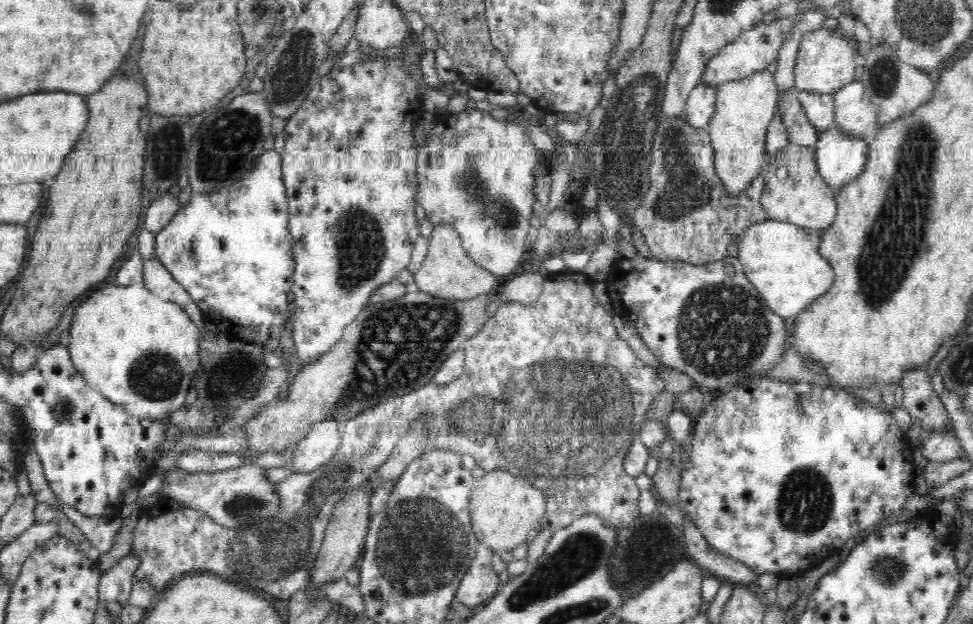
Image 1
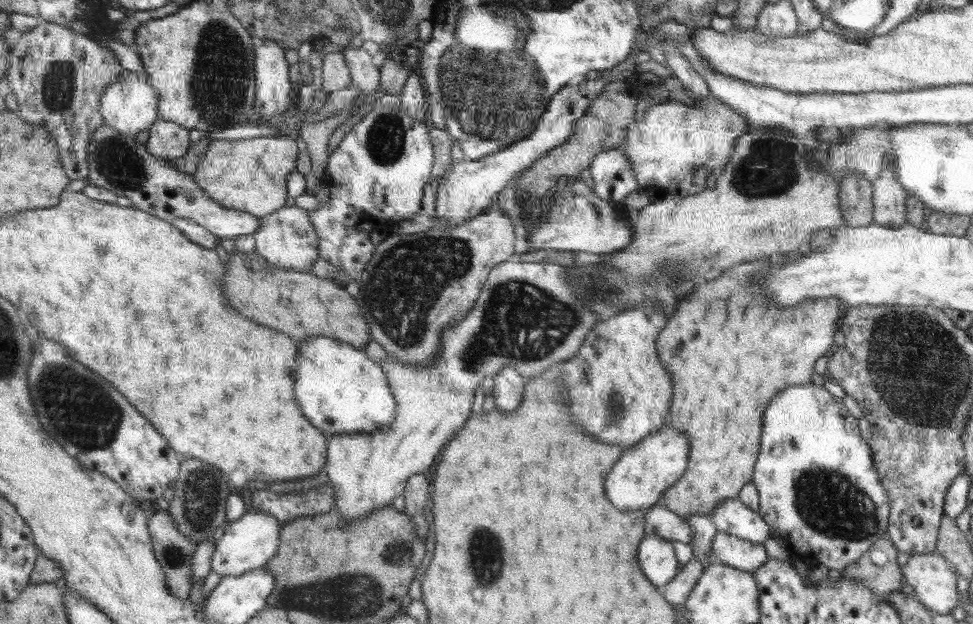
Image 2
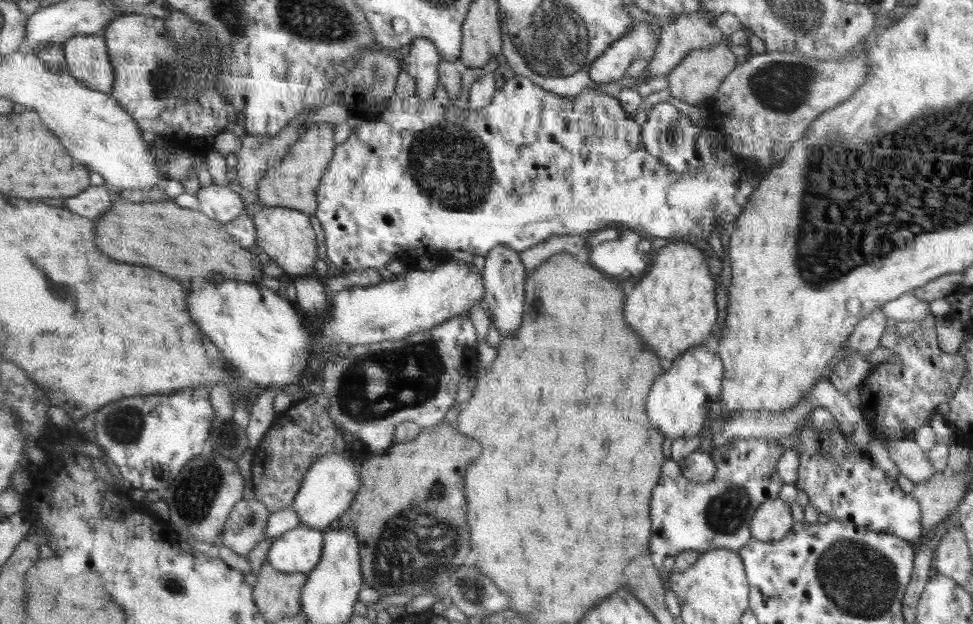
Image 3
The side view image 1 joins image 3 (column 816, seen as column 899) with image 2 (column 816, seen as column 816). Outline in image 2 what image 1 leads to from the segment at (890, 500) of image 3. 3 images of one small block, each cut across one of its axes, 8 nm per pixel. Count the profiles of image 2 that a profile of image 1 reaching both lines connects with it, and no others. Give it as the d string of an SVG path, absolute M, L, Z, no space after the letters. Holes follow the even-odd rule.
M808 383L806 385L794 385L780 391L774 397L774 400L770 401L769 406L764 411L762 422L760 453L754 466L751 481L756 485L759 496L759 510L757 513L769 523L770 530L772 531L769 536L774 538L782 548L786 548L792 558L797 557L801 561L806 562L806 556L814 554L812 560L817 560L815 566L822 564L828 569L843 572L850 565L853 565L854 562L857 562L862 554L869 552L876 540L886 537L889 525L890 506L888 506L888 498L886 498L886 492L882 488L883 486L874 467L874 462L872 462L870 448L860 438L858 420L848 412L846 405L840 402L840 400L836 400L836 397L828 393L824 386Z

